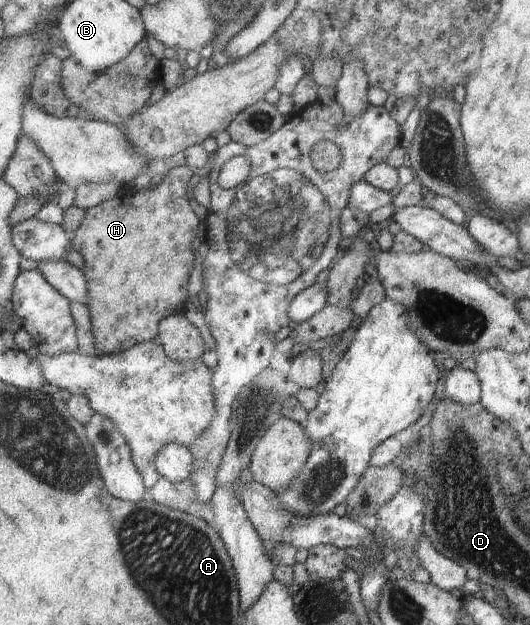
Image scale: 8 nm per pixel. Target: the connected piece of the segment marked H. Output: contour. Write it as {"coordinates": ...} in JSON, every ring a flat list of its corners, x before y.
{"coordinates":[[185,164,182,167,176,167,165,174,166,176,164,177,164,180,153,190,148,190,148,192,145,190,136,192,134,190,124,189,123,193,116,198,106,201,101,205,89,208,87,210,86,218,84,219,84,222,82,222,82,226,74,232,73,246,76,251,83,255,83,267,81,271,84,273,88,283,88,311,91,314,93,322,93,337,96,346,104,355,121,353,140,343,158,341,159,324,162,322,163,318,182,313,184,311,186,300,190,300,187,288,188,280,190,280,190,276,192,276,192,268,194,268,194,250,192,250,192,242,194,242,197,237,203,237,203,234,198,229,201,228,200,224,202,224,202,220,200,220,198,214,192,210,192,206,190,206,190,202,188,202,190,194,185,192,186,186,188,186,188,182,190,182,194,170,195,168,188,166,188,164]]}

